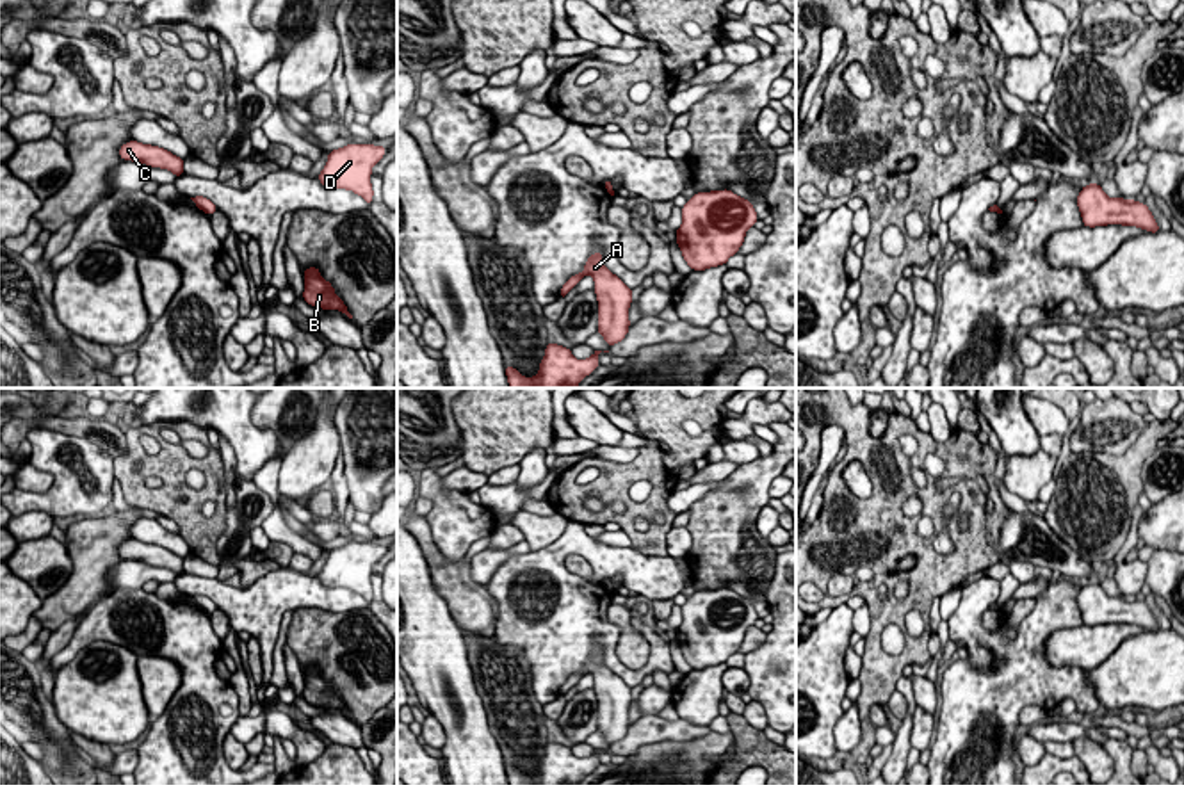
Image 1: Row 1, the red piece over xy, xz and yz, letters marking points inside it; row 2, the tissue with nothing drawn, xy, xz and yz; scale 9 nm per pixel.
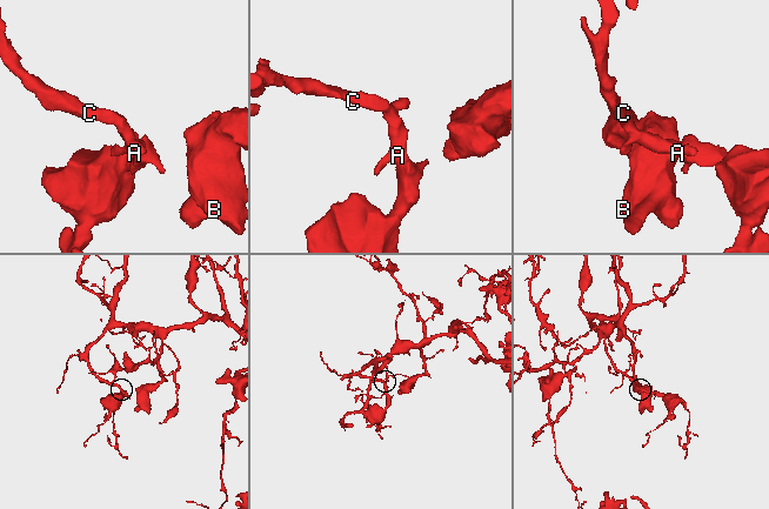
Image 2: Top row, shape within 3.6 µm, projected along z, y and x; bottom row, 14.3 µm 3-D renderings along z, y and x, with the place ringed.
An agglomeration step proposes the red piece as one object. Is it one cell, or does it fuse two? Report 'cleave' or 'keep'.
keep

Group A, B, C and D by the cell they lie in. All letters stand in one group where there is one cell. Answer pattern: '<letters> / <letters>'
A B C D

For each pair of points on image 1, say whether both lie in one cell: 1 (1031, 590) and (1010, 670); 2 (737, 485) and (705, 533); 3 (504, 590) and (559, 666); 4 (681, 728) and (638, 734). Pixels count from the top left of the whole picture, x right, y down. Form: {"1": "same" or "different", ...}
{"1": "different", "2": "same", "3": "same", "4": "same"}

